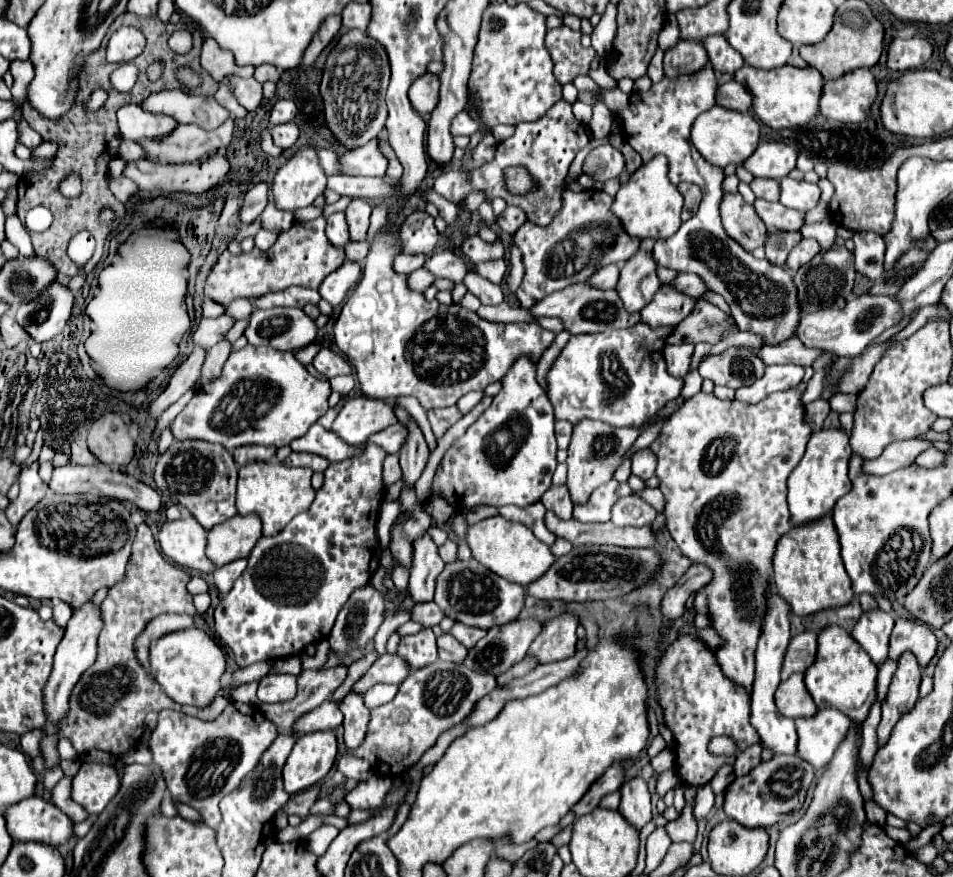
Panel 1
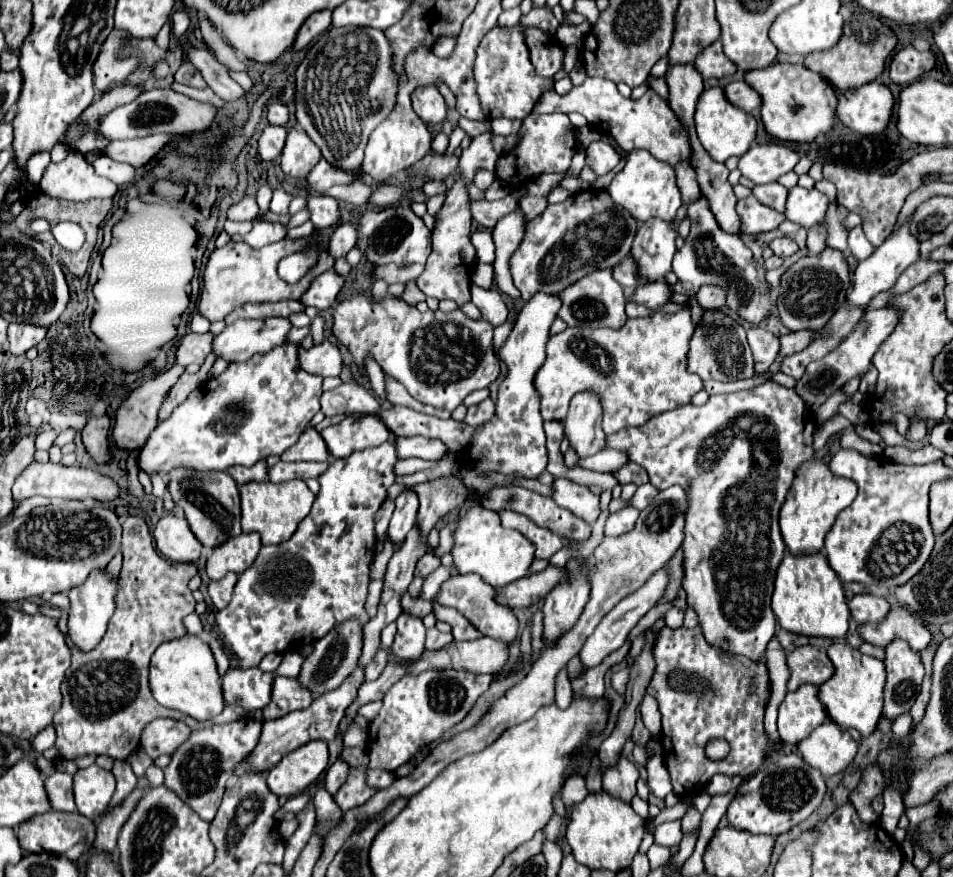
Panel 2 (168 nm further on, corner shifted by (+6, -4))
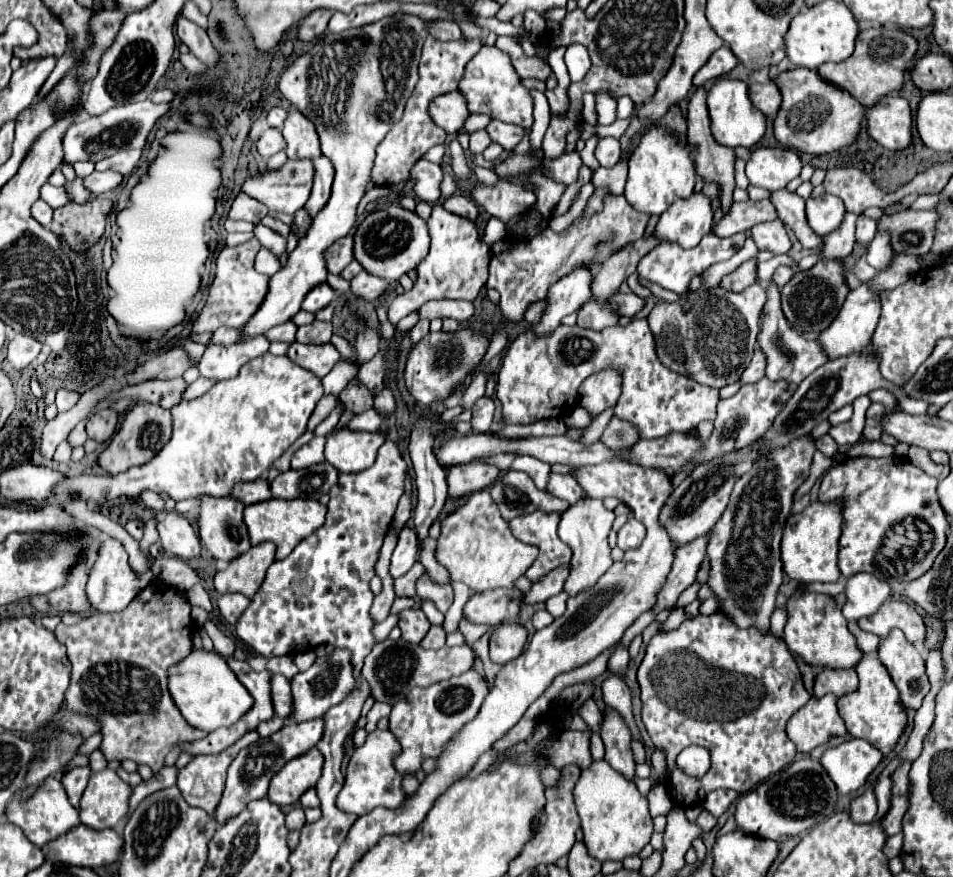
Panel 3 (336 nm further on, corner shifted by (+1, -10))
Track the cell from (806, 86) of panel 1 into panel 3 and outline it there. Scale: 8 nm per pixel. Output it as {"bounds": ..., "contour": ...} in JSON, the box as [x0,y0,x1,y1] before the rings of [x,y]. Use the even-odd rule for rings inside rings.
{"bounds":[773,67,865,155],"contour":[[[797,67],[779,73],[773,83],[781,89],[781,109],[773,121],[773,131],[779,143],[797,145],[799,151],[823,155],[845,145],[851,145],[859,133],[865,109],[847,93],[821,81],[815,69]]]}

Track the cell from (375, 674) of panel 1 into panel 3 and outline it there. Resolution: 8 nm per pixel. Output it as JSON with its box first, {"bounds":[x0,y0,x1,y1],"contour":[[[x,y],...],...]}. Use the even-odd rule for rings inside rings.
{"bounds":[215,717,325,823],"contour":[[[317,717],[313,721],[285,721],[285,725],[273,733],[271,737],[263,737],[257,741],[257,745],[249,745],[247,749],[243,749],[237,759],[231,763],[229,771],[227,771],[227,787],[225,793],[221,797],[219,807],[215,809],[215,819],[217,823],[225,823],[229,817],[237,815],[249,801],[253,799],[261,799],[267,795],[269,789],[269,781],[271,777],[293,757],[307,753],[309,749],[313,749],[317,745],[317,741],[321,739],[321,733],[325,729],[325,721],[323,717]]]}

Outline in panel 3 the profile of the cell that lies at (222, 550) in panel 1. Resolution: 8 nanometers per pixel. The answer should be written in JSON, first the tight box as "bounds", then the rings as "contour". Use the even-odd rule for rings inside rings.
{"bounds":[215,543,275,599],"contour":[[[259,543],[241,557],[233,559],[223,571],[215,573],[215,589],[223,593],[243,593],[249,599],[263,583],[267,567],[275,561],[275,545]]]}

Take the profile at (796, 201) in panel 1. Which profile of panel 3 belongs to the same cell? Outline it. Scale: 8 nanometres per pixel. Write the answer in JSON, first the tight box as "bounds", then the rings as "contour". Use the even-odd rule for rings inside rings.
{"bounds":[805,193,845,235],"contour":[[[825,193],[821,197],[809,197],[805,203],[805,213],[809,227],[817,235],[827,235],[843,221],[845,205],[839,197]]]}

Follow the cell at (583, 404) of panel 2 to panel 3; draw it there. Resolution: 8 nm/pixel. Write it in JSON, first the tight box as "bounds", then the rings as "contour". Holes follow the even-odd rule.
{"bounds":[579,369,621,417],"contour":[[[613,369],[599,371],[583,381],[579,389],[579,407],[587,409],[591,417],[601,415],[617,403],[621,395],[621,375]]]}

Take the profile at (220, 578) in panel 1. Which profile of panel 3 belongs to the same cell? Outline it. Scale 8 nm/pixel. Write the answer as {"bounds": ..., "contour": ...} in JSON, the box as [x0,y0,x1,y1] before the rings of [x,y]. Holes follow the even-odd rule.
{"bounds":[217,593,249,623],"contour":[[[227,593],[217,599],[217,605],[219,605],[221,617],[227,623],[235,623],[239,619],[239,615],[245,611],[245,607],[249,605],[249,597],[241,595],[241,593]]]}

